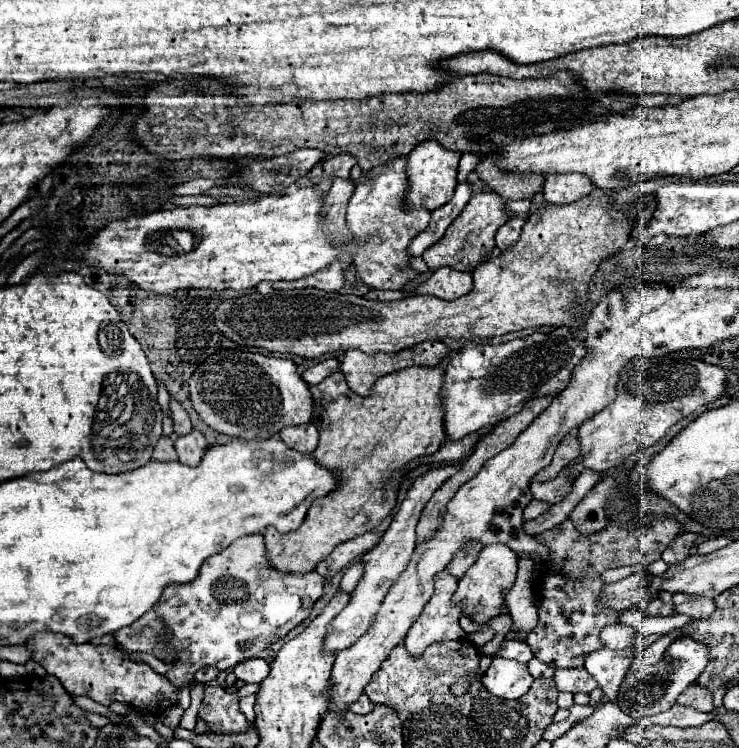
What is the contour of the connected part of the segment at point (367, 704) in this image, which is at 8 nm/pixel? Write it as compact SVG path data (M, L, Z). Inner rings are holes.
M362 694L362 696L358 698L358 702L354 702L354 704L350 706L350 710L356 712L356 714L368 714L370 710L374 710L374 704L370 702L370 698L368 698L366 694Z

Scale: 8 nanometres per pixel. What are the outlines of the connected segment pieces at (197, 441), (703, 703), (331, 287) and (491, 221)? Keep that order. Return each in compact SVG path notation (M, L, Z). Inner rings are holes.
M192 430L190 434L180 436L176 440L178 458L186 466L198 466L202 456L204 456L204 452L206 452L206 448L208 448L208 442L202 436L202 432L198 432L198 430Z
M696 684L688 686L688 688L678 696L678 704L680 704L680 706L686 706L686 708L696 708L696 710L700 710L700 712L710 712L710 710L714 710L714 706L712 706L712 694L710 694L706 688L696 686Z
M330 264L330 268L324 268L322 272L316 272L314 276L306 276L296 282L262 282L256 286L258 292L268 294L272 290L292 290L302 288L315 288L326 292L340 292L344 286L344 274L340 264Z
M484 190L480 194L474 194L466 204L466 208L460 212L460 216L450 224L444 238L422 254L426 266L430 270L436 270L440 266L450 266L454 270L472 272L480 262L486 262L490 258L490 252L496 248L494 236L508 218L510 214L504 210L504 202L496 192ZM466 244L470 244L470 248L466 248Z

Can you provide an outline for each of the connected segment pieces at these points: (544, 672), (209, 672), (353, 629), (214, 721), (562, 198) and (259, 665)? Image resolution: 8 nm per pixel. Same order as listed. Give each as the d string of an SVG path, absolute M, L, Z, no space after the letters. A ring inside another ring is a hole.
M536 660L528 662L528 670L530 670L530 674L532 674L534 678L552 678L552 674L554 674L554 670L552 670L550 666L540 664L540 662L536 662Z
M206 666L202 670L196 672L194 676L194 682L202 682L202 684L208 684L210 680L214 680L218 676L218 668L212 668L212 666Z
M446 464L446 466L432 468L426 474L416 478L416 482L408 490L406 498L402 500L398 512L394 514L390 526L382 534L382 540L378 542L378 548L372 548L370 552L366 552L366 556L360 558L360 562L364 566L364 574L362 574L360 582L356 584L356 588L352 590L348 606L332 620L332 624L330 624L328 632L326 632L324 652L338 654L342 648L350 648L350 644L356 644L356 640L370 630L370 624L374 624L374 616L378 614L378 608L382 606L382 600L386 598L386 592L390 590L390 584L394 584L394 580L398 580L398 576L402 574L402 568L406 568L406 560L410 560L410 556L414 552L414 544L416 544L414 528L418 524L422 508L428 504L430 496L450 476L454 476L454 472L458 472L458 470L460 470L460 464Z
M206 686L198 716L208 724L210 732L242 732L252 728L240 712L238 694L222 686Z
M548 174L544 184L544 198L550 204L570 204L594 190L592 182L582 174Z
M250 658L246 662L240 662L234 668L234 674L236 674L238 680L244 680L246 684L250 684L250 682L260 684L268 676L268 672L266 672L266 660L262 660L262 658Z

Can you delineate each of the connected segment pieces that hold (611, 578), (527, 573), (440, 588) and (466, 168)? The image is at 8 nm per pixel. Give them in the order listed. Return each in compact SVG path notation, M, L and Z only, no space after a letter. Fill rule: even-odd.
M620 566L620 568L614 568L614 570L606 570L606 572L602 572L600 578L602 578L604 584L608 584L608 582L618 582L618 580L630 576L632 572L634 572L632 566Z
M520 558L518 562L518 576L516 584L512 586L508 600L508 610L514 618L518 632L528 634L534 630L536 624L536 608L532 604L532 578L534 578L534 562L530 558Z
M442 570L438 572L436 580L434 580L434 596L428 600L428 604L424 606L420 618L414 622L414 626L410 628L406 640L404 640L404 646L406 646L406 652L410 652L414 658L422 656L422 652L430 646L430 644L436 644L436 642L446 642L446 640L460 640L460 638L466 638L466 632L460 628L458 624L458 618L460 618L460 608L456 608L452 604L452 596L456 592L456 578L448 572L448 570Z
M464 153L462 154L459 167L457 180L458 183L465 182L468 179L468 175L476 169L476 166L479 161L479 156L474 153Z

